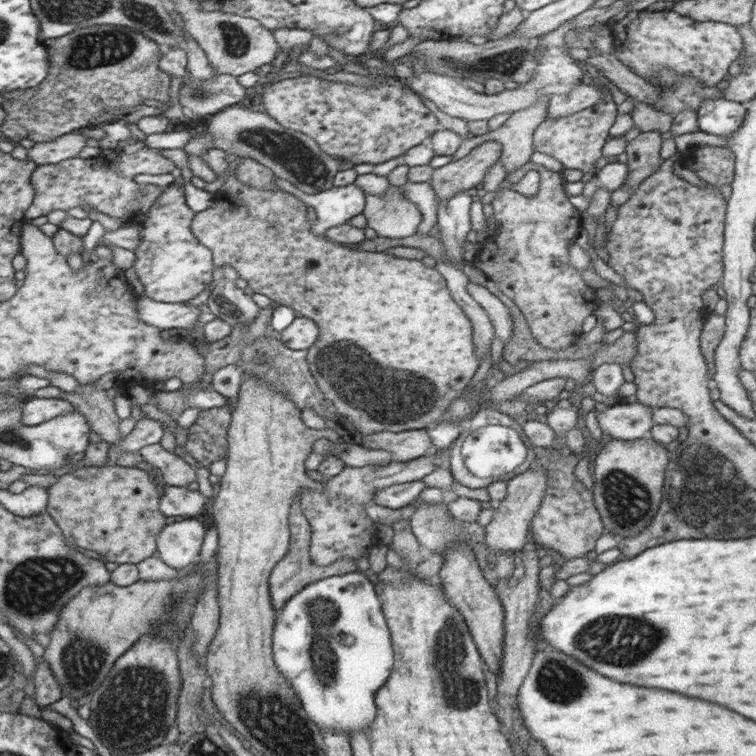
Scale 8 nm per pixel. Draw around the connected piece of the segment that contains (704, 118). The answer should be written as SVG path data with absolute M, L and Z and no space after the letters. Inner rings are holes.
M708 98L706 102L702 102L697 112L699 130L720 136L730 135L742 127L746 111L747 104L724 98Z

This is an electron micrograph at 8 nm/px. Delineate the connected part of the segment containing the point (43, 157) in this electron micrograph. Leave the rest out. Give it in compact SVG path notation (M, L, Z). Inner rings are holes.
M80 131L63 134L51 141L35 143L28 149L27 158L40 166L58 164L78 156L87 139Z

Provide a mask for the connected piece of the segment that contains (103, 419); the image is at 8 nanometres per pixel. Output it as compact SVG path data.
M78 384L75 393L48 385L32 392L35 398L57 398L70 404L76 403L77 411L83 413L91 427L91 432L98 434L101 440L112 444L122 442L120 433L121 419L116 414L113 399L107 396L107 390L90 384Z

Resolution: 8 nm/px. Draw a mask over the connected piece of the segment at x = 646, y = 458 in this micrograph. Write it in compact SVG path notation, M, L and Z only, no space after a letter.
M649 437L633 441L613 439L602 448L594 460L593 501L605 531L622 538L648 527L664 495L668 461L670 452Z

